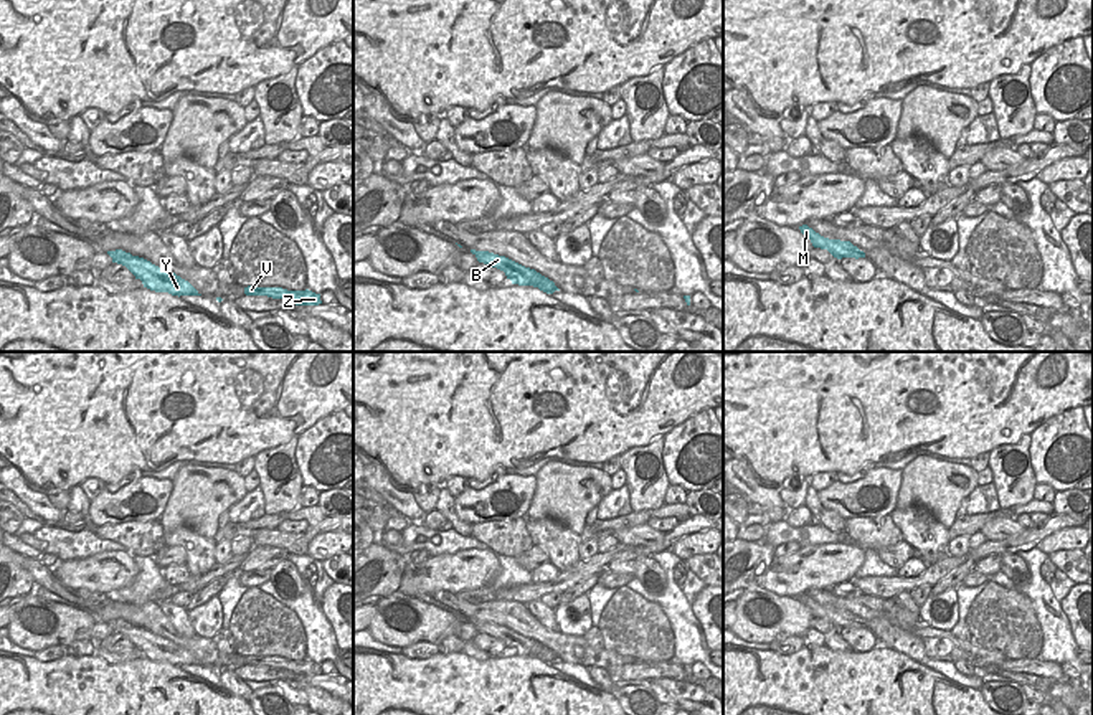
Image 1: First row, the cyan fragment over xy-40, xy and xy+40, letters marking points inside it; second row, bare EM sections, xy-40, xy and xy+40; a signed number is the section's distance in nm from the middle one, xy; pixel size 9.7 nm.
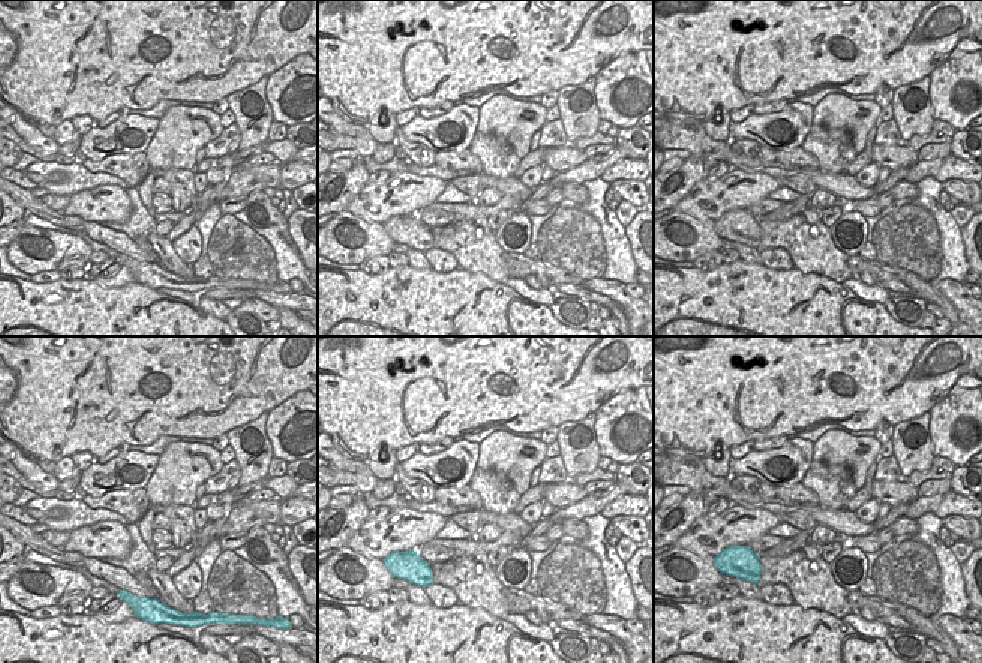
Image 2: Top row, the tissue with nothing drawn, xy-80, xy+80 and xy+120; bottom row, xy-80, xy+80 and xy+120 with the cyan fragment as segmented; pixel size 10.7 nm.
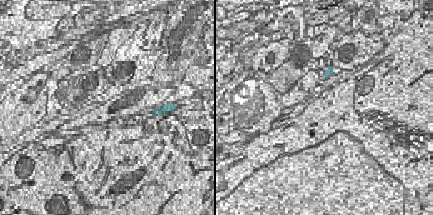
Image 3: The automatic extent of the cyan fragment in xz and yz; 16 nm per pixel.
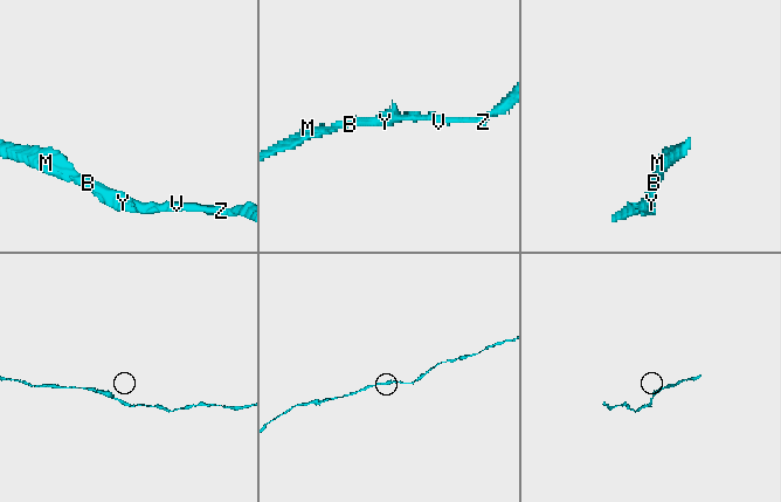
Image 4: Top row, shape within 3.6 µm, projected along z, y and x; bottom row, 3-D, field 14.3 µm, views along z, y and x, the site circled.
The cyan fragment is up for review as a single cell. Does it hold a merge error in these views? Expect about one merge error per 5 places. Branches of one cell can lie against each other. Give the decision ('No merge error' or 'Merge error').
No merge error.

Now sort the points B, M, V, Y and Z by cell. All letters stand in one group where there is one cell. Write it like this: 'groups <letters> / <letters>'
groups B M V Y Z

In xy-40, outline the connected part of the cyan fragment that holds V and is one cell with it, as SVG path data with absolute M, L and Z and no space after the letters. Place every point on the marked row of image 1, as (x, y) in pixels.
M248 286L244 287L246 296L267 296L272 299L284 299L291 301L296 305L319 305L322 304L320 294L315 294L309 289L305 291L287 291L282 287L258 287L258 286Z

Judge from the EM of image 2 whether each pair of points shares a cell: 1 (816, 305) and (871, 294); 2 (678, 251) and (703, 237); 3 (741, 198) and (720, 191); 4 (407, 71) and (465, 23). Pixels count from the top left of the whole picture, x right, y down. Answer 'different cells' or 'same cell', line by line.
1: different cells
2: same cell
3: same cell
4: same cell

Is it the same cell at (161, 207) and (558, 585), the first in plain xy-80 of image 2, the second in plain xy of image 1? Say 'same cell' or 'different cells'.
different cells

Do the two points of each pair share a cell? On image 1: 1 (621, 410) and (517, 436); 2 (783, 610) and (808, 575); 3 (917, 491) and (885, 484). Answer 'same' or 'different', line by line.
1: same
2: different
3: different

